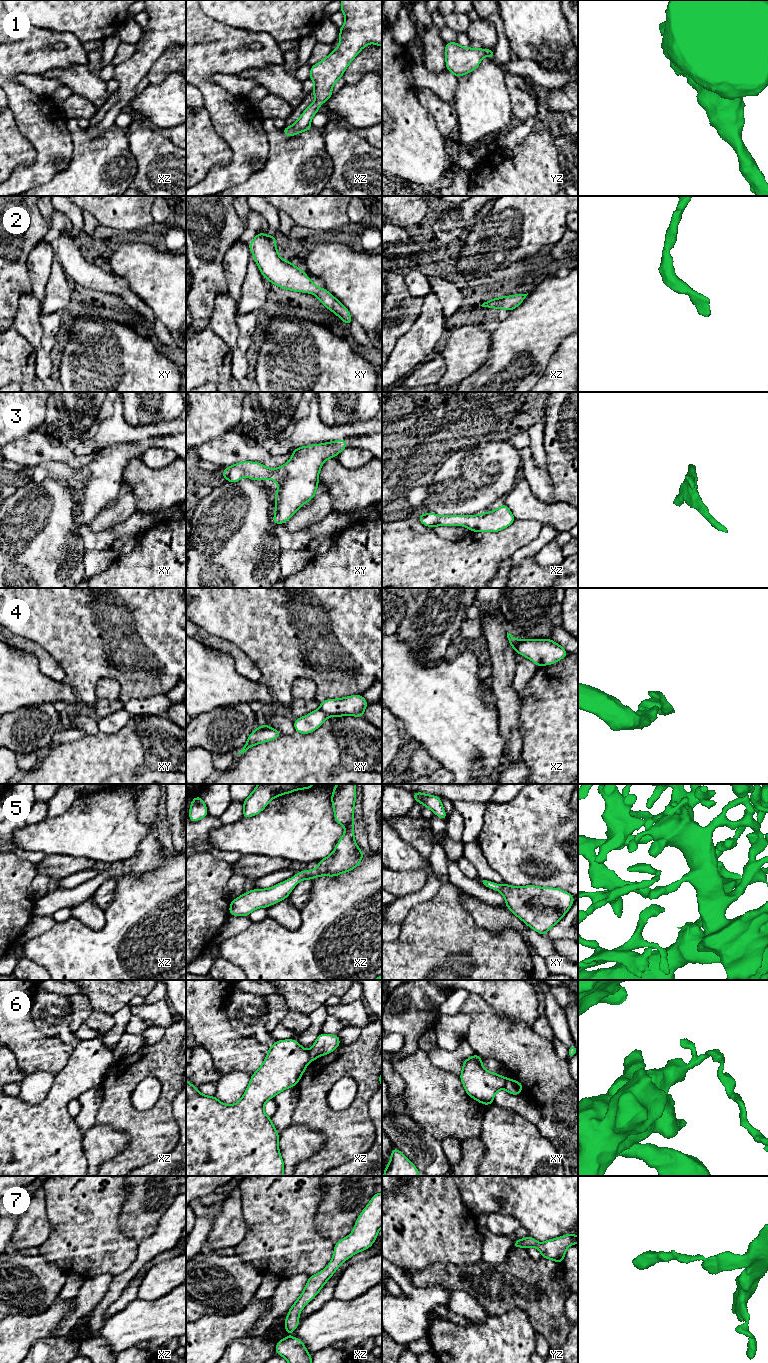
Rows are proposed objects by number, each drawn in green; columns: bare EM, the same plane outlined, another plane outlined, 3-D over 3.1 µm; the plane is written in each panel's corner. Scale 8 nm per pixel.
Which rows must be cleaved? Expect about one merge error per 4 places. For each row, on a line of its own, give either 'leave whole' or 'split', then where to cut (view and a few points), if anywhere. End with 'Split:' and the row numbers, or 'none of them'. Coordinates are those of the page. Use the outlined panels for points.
1: leave whole | no cut
2: leave whole | no cut
3: leave whole | no cut
4: split | xz (519, 641), (516, 651)
5: leave whole | no cut
6: split | xz (308, 1051), (311, 1060)
7: leave whole | no cut
Split: 4, 6

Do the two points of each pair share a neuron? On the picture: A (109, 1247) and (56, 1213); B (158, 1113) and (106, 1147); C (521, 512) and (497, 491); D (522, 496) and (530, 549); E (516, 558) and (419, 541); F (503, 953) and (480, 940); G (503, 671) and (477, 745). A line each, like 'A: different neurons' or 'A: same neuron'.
A: same neuron
B: different neurons
C: different neurons
D: different neurons
E: different neurons
F: same neuron
G: different neurons

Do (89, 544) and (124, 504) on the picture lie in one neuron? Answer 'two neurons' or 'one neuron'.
two neurons

